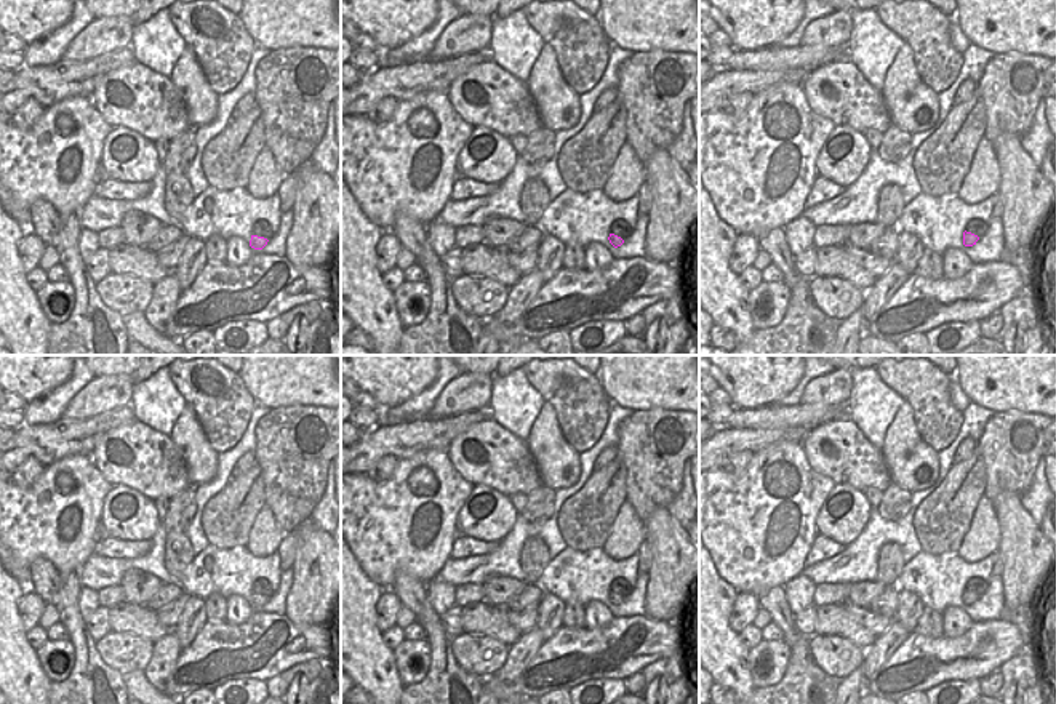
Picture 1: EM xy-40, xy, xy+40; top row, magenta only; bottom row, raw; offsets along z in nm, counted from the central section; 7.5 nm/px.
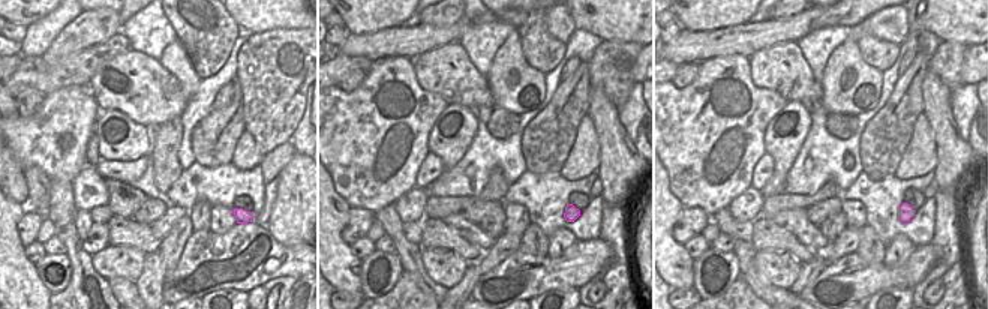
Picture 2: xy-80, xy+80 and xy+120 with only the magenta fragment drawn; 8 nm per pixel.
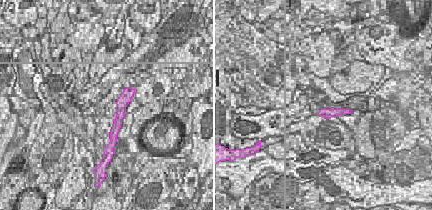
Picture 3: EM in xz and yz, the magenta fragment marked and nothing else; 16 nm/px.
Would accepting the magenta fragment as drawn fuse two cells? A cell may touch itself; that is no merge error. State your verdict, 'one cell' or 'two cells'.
one cell

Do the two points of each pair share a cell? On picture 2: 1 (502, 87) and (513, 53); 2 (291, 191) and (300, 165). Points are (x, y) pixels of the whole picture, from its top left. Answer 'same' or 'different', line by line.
1: same
2: same

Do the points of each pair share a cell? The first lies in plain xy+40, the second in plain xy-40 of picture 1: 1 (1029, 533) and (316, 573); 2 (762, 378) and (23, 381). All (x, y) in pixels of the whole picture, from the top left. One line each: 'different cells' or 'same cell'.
1: same cell
2: same cell

